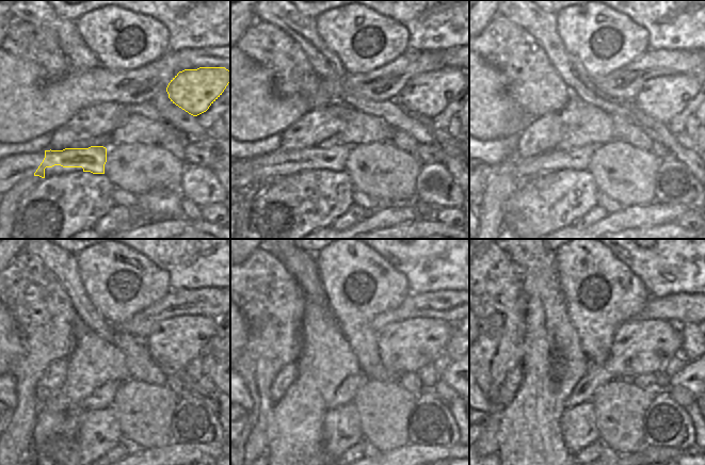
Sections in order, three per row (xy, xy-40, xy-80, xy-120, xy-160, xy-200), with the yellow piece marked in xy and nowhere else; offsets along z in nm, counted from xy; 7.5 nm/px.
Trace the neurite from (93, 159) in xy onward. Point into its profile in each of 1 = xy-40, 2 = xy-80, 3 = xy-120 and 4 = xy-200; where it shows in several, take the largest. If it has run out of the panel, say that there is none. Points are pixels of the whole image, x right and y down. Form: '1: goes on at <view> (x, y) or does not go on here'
1: goes on at xy-40 (334, 158)
2: goes on at xy-80 (577, 159)
3: goes on at xy-120 (101, 397)
4: goes on at xy-200 (640, 346)

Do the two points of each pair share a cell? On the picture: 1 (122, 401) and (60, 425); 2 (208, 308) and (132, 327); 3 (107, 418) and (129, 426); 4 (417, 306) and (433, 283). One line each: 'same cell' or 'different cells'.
1: different cells
2: same cell
3: different cells
4: different cells

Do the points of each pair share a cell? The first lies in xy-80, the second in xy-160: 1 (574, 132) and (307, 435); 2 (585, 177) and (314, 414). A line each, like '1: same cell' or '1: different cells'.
1: same cell
2: different cells

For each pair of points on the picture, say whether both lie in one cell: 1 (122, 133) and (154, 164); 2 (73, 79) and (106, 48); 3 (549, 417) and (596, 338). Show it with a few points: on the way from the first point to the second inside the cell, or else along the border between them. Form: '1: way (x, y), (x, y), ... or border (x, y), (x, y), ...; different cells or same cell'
1: border (159, 143), (133, 142), (114, 143), (111, 145); different cells
2: border (102, 64), (114, 70), (127, 70); different cells
3: border (577, 332), (579, 345), (590, 359); different cells

